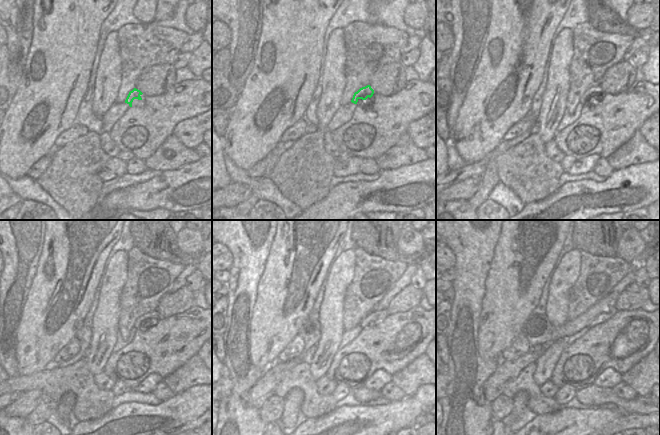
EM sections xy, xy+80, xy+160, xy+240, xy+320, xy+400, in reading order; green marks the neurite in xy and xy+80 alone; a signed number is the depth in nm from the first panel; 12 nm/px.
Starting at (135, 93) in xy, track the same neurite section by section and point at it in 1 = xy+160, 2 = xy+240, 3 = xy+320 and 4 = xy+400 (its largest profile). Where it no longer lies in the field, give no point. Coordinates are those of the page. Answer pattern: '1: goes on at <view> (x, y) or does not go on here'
1: goes on at xy+160 (594, 92)
2: goes on at xy+240 (150, 317)
3: goes on at xy+320 (373, 317)
4: goes on at xy+400 (606, 315)

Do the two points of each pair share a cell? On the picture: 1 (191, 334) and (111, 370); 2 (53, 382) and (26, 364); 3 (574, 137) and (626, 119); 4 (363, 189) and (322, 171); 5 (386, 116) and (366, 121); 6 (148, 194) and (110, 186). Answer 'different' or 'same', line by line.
1: same
2: different
3: same
4: different
5: same
6: different

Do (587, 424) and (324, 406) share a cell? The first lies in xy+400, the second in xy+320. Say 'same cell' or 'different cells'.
different cells

